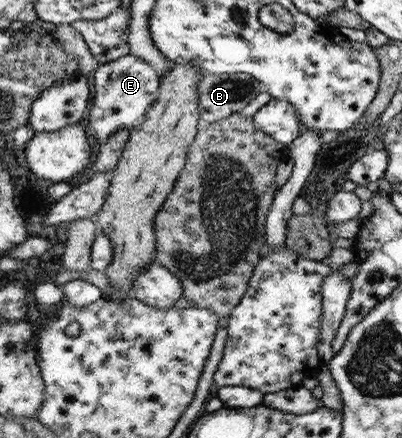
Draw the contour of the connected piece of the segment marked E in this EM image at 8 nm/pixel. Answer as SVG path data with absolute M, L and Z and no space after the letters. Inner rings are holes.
M130 54L100 64L90 78L92 105L89 107L88 119L92 135L96 137L92 141L93 145L96 142L99 146L105 144L118 129L140 125L145 113L160 95L161 80L157 71L144 58Z

